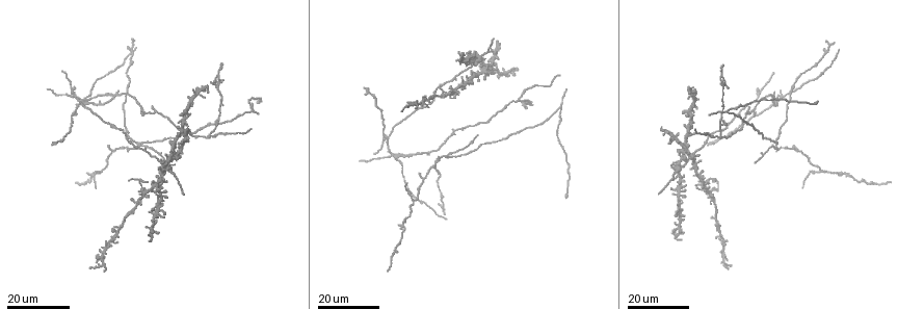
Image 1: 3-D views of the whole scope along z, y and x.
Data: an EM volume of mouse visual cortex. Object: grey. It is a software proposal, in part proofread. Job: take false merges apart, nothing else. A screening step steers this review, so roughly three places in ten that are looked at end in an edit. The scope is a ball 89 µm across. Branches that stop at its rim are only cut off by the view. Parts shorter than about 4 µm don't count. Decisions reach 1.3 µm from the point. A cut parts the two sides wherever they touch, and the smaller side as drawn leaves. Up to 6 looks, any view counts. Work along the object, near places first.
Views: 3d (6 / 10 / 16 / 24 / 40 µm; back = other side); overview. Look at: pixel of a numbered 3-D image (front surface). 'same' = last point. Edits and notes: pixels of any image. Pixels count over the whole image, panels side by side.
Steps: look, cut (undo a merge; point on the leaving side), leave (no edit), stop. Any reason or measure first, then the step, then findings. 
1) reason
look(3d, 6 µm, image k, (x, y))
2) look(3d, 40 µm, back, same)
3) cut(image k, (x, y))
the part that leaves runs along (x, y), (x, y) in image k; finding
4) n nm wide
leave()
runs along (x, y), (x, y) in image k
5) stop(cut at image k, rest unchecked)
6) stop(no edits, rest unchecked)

arms part here
look(3d, 24 µm, image 1, (560, 108))

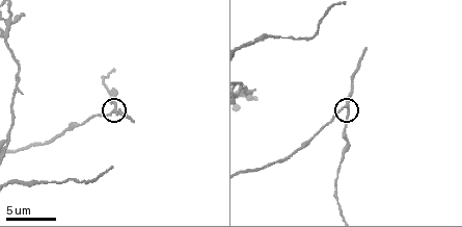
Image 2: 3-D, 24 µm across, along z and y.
look(3d, 10 µm, image 2, (347, 108))

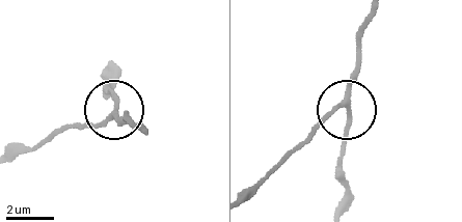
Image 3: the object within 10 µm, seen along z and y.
190 nm wide
leave()
runs along (250, 194), (328, 111), (348, 105), (358, 76), (358, 35) in image 3; all the same neuron

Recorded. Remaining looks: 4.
look(3d, 16 µm, image 1, (73, 90))

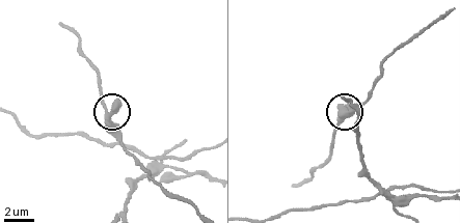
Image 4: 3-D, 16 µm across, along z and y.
zoom in
look(3d, 10 µm, image 4, (339, 123))

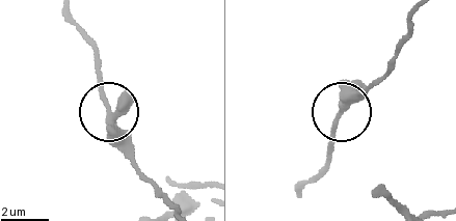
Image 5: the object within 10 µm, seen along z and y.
leave()
all the same neuron

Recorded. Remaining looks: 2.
side arm on a straight run
look(3d, 24 µm, image 1, (721, 135))

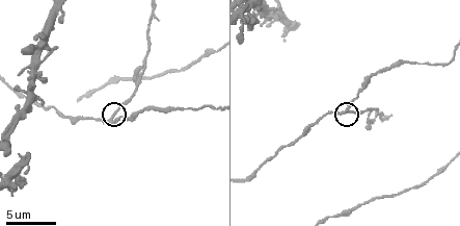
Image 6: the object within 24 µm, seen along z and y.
look(3d, 10 µm, image 6, (115, 116))

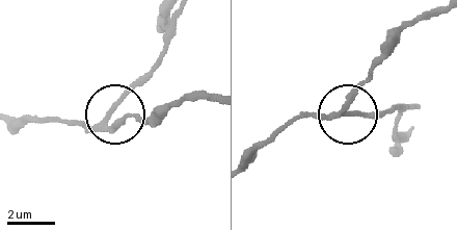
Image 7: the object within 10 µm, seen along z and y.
3 arms
cut(image 7, (125, 97))
the part that leaves runs along (99, 123), (153, 66), (172, 18) in image 7; two neurons meet here

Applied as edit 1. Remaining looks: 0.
stop(cut at image 7, rest unchecked)

